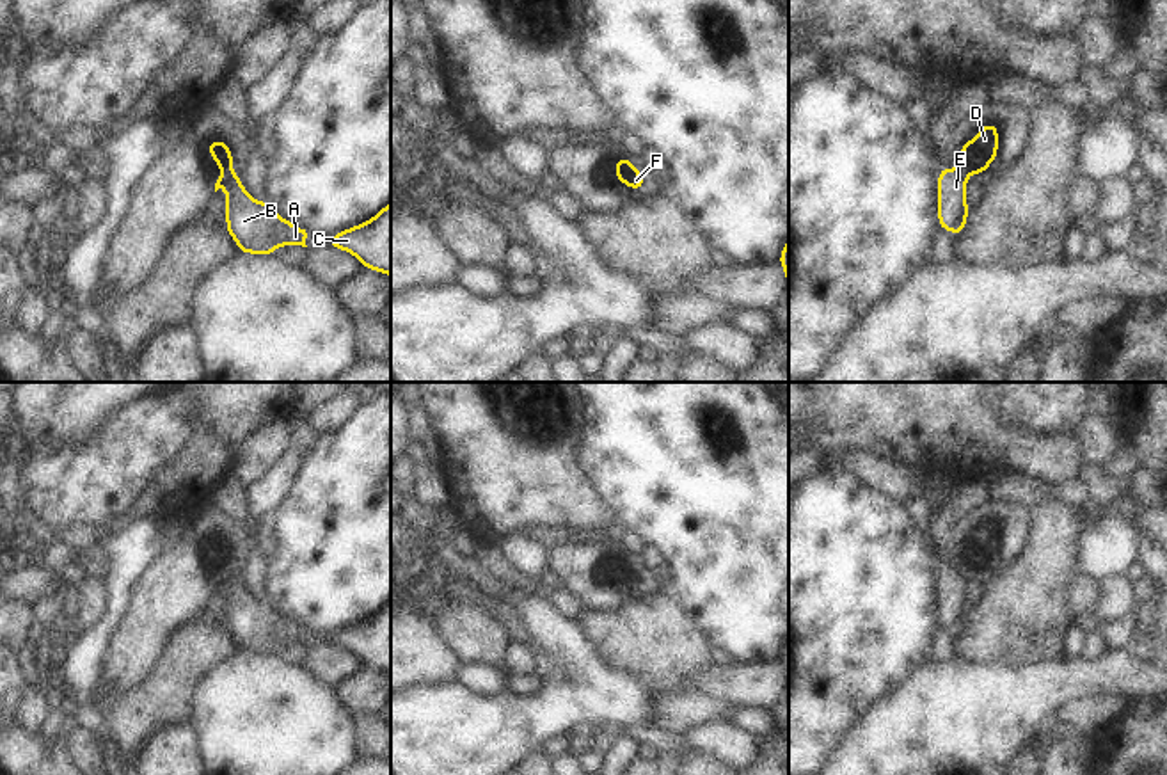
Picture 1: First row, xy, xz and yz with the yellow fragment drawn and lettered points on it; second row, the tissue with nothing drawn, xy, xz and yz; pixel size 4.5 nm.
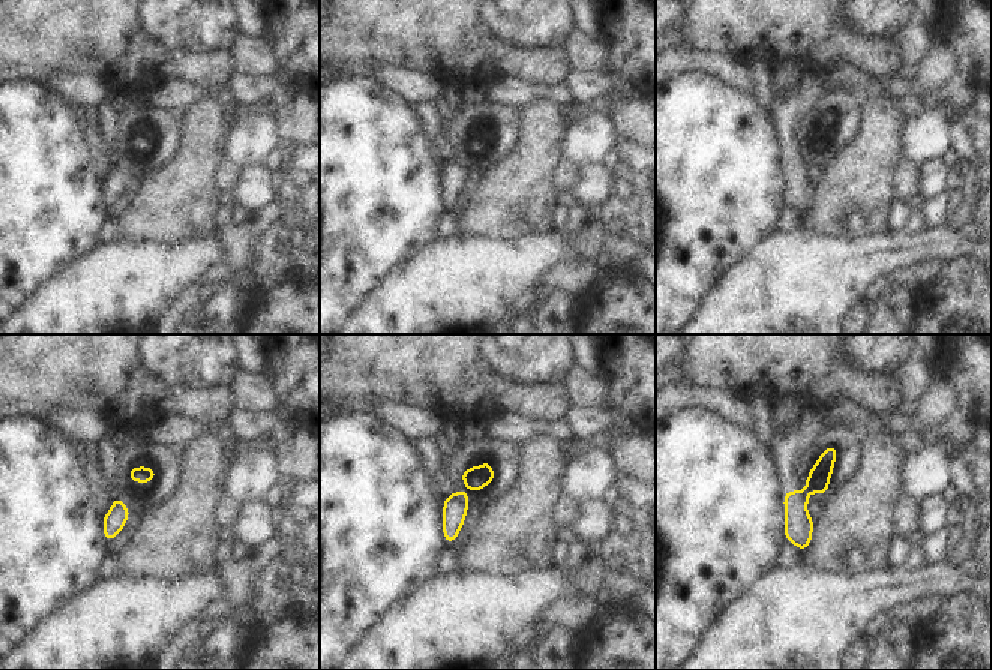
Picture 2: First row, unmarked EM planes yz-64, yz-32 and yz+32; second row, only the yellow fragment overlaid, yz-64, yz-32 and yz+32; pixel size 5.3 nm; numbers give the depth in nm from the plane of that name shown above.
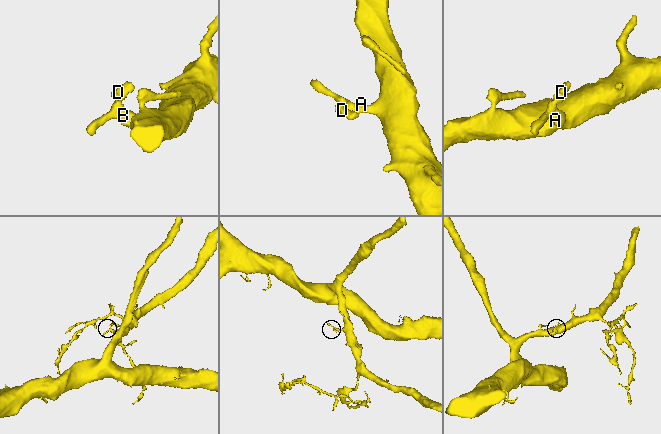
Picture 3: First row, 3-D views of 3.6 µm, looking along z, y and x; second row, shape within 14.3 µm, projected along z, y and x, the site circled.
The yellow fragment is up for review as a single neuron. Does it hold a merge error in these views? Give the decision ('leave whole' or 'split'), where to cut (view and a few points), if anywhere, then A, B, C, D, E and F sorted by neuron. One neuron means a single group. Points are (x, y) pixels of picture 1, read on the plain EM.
split; cut in xy along (230, 564), (221, 567); A B C E / D F

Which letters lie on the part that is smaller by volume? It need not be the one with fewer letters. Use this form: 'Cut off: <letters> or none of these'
Cut off: D, F

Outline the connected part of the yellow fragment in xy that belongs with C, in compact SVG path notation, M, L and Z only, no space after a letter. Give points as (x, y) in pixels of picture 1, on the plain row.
M391 599L369 619L330 635L327 643L350 651L362 667L391 675Z

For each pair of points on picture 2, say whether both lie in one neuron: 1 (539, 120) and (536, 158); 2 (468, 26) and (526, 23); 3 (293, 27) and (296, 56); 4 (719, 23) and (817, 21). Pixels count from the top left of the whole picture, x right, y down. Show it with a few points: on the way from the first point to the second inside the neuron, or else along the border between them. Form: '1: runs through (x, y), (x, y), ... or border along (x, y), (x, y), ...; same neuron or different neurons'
1: runs through (539, 129), (539, 149); same neuron
2: border along (479, 15), (480, 21), (496, 36), (515, 44); different neurons
3: runs through (296, 35), (296, 48); same neuron
4: runs through (743, 21), (793, 21); same neuron

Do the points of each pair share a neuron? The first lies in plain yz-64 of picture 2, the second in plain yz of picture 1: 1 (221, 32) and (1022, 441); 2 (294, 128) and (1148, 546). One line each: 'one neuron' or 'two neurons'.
1: two neurons
2: two neurons

